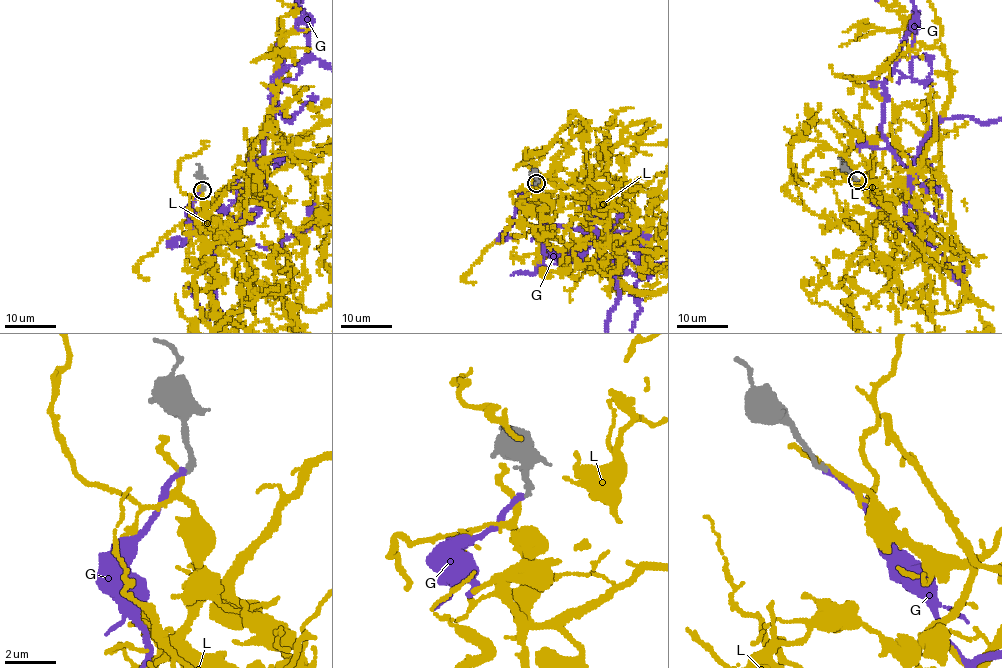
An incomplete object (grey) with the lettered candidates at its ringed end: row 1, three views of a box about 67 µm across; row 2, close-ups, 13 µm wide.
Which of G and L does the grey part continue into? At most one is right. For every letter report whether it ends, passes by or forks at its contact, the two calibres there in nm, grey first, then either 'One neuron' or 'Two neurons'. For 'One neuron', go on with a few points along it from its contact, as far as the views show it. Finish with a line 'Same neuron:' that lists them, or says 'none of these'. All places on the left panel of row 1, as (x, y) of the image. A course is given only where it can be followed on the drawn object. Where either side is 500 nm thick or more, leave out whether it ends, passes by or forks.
G: It ends there. Thickness 190 nm (grey) against 200 nm. One neuron
L: It passes by. Thickness 190 nm (grey) against 200 nm. Two neurons
Same neuron: G

